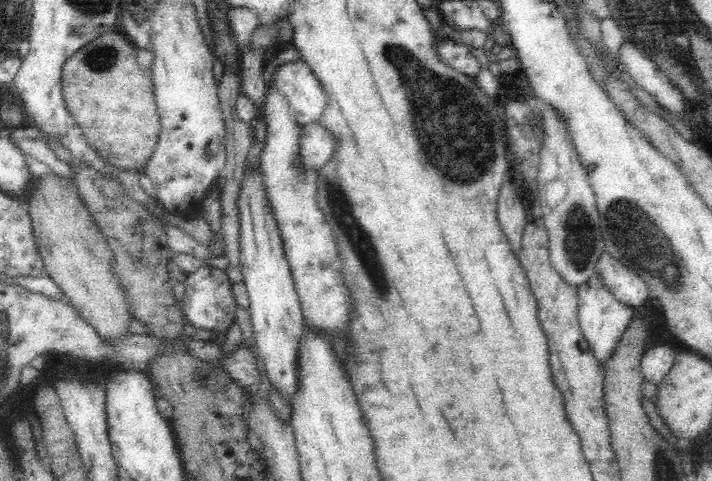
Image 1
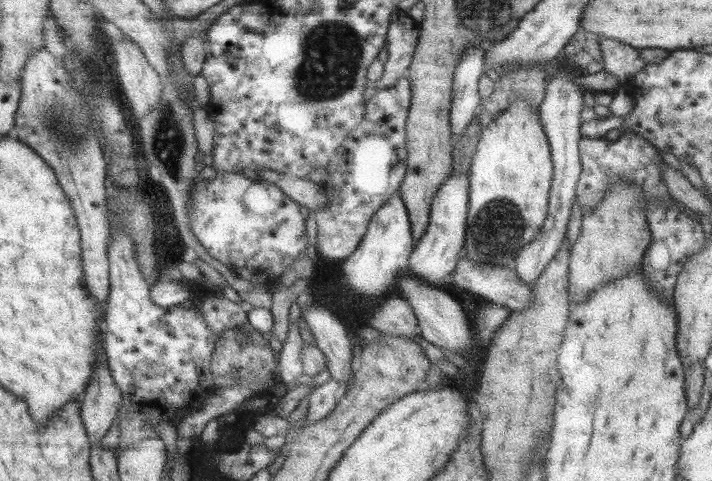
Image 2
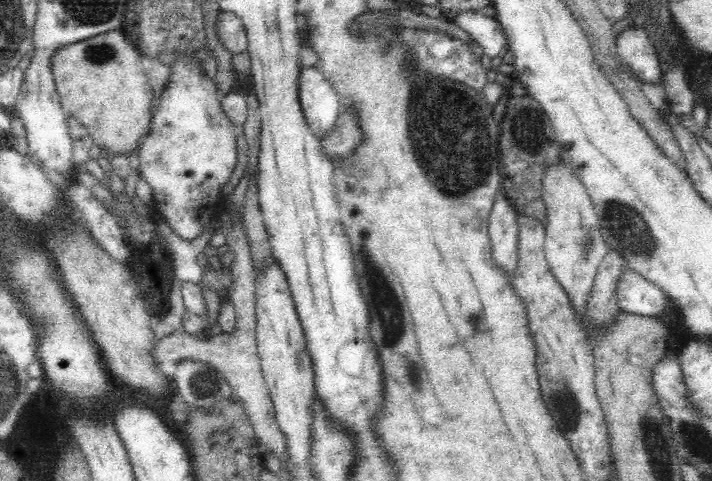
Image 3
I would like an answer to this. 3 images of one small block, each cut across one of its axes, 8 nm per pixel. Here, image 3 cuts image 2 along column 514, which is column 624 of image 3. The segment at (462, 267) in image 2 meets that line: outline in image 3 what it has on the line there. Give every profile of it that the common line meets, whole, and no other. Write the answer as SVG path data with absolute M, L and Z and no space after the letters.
M624 270L617 286L620 310L643 317L658 318L666 310L669 296L635 270Z

